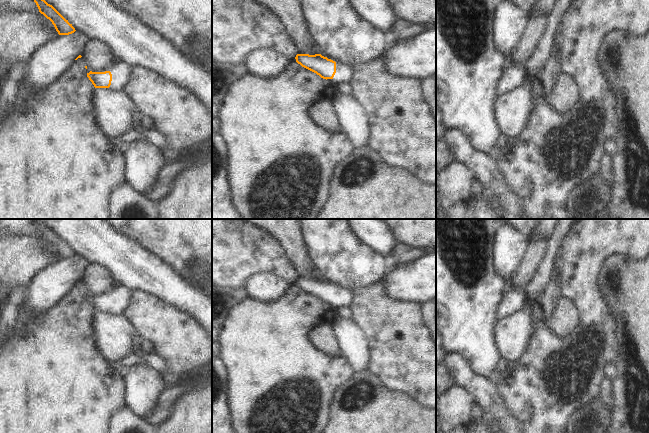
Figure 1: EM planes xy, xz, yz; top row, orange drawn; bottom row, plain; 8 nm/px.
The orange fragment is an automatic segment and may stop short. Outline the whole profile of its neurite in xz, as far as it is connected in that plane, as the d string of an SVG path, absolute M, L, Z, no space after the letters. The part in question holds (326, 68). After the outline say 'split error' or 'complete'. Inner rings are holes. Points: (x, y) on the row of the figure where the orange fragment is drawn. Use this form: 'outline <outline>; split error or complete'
outline M297 54L295 59L302 67L316 73L323 79L332 79L336 85L350 84L351 82L352 68L321 54Z; split error

